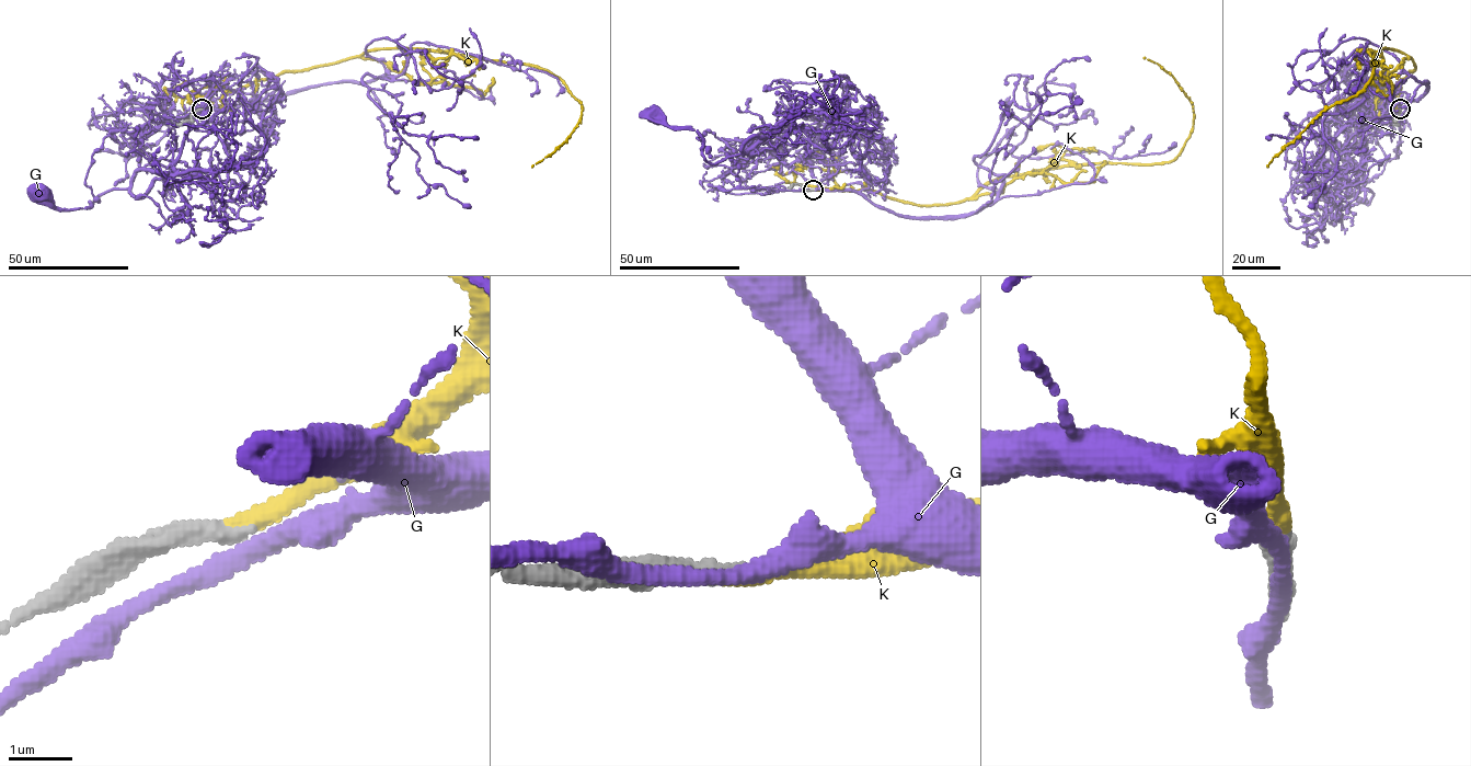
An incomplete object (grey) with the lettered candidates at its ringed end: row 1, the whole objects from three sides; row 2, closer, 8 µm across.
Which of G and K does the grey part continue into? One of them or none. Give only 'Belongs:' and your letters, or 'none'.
Belongs: K

